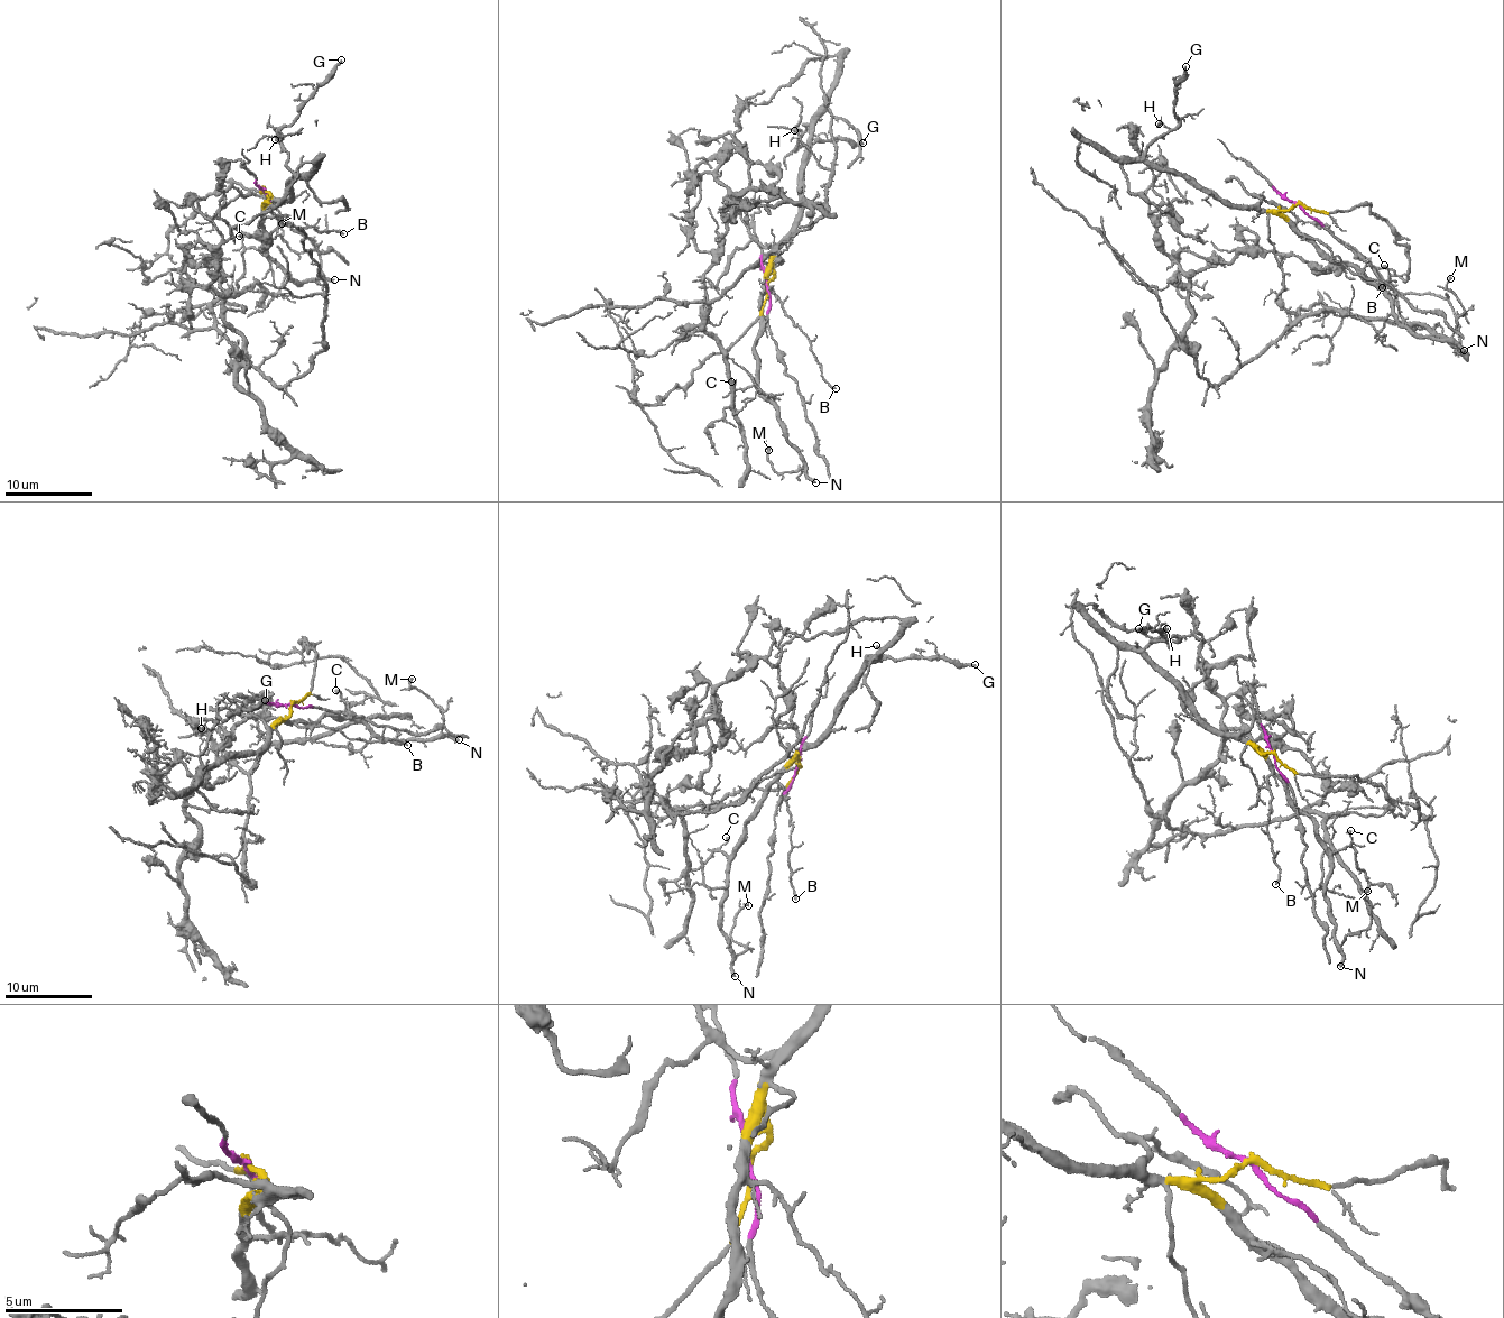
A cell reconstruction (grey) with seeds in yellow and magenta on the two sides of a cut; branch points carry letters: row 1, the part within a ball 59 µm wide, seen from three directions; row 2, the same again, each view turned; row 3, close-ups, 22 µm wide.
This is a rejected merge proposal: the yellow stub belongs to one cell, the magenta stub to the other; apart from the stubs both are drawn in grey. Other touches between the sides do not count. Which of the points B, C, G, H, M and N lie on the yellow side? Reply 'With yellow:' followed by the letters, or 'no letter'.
With yellow: B, C, G, H, M, N

